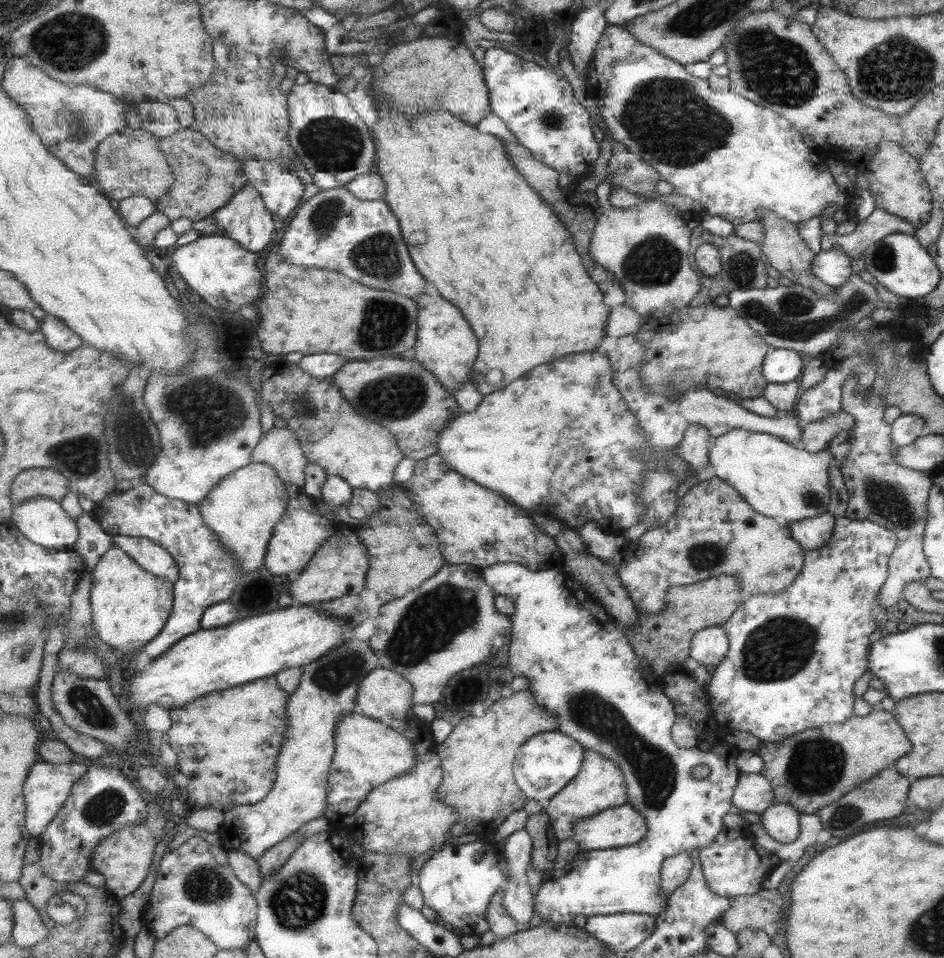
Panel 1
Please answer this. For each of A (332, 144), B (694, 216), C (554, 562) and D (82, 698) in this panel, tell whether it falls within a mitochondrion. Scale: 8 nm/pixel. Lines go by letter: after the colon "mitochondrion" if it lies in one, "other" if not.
A: mitochondrion
B: other
C: other
D: mitochondrion

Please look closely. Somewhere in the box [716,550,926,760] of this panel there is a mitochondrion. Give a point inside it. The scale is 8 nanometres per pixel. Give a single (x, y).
(774, 650)

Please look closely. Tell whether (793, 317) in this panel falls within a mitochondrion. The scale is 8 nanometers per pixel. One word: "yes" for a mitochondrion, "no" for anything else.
yes

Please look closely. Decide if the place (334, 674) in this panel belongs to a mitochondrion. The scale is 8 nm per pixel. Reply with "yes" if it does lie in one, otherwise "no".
yes

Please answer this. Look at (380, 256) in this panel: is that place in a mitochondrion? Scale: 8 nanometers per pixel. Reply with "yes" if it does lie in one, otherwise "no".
yes

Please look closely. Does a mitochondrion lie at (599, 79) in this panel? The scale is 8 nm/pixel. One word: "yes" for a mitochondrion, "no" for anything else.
no

